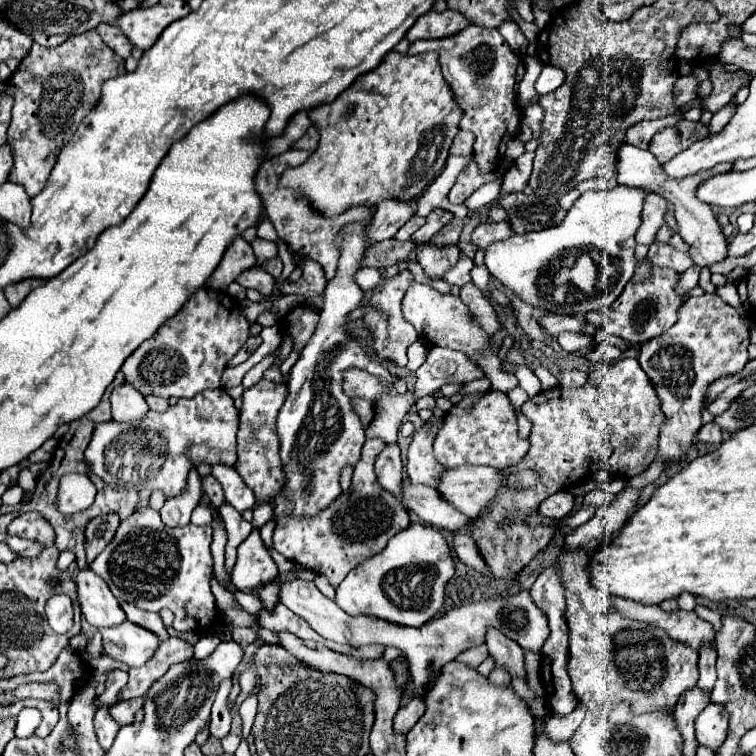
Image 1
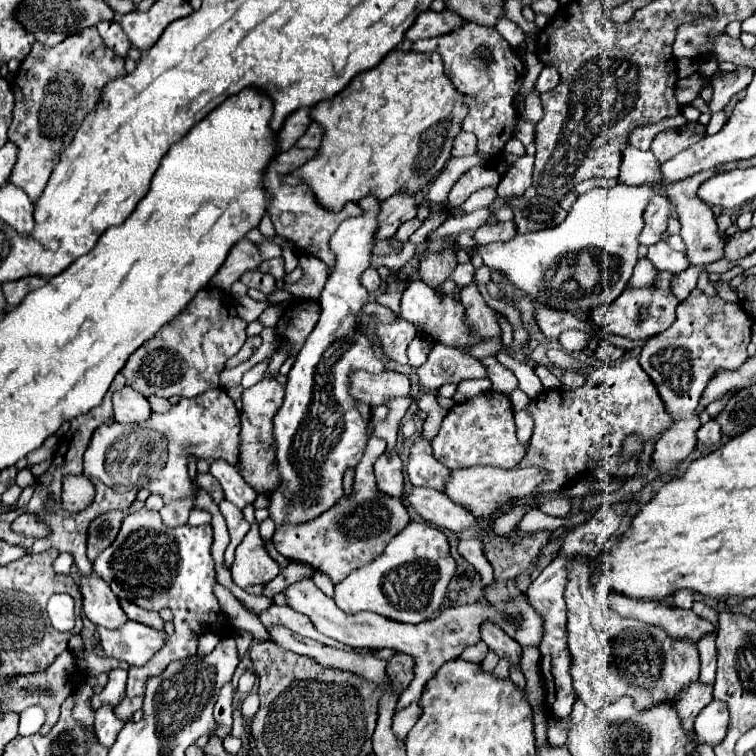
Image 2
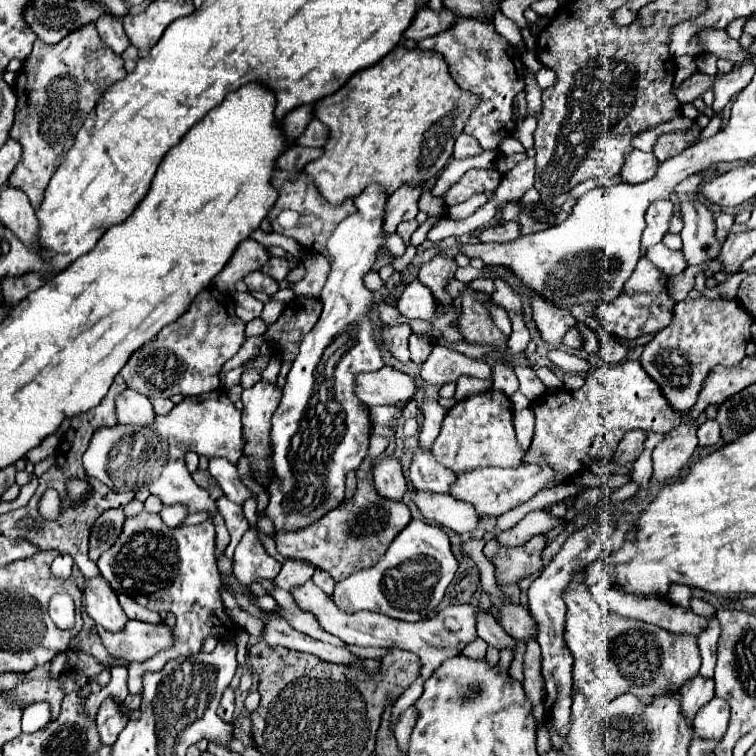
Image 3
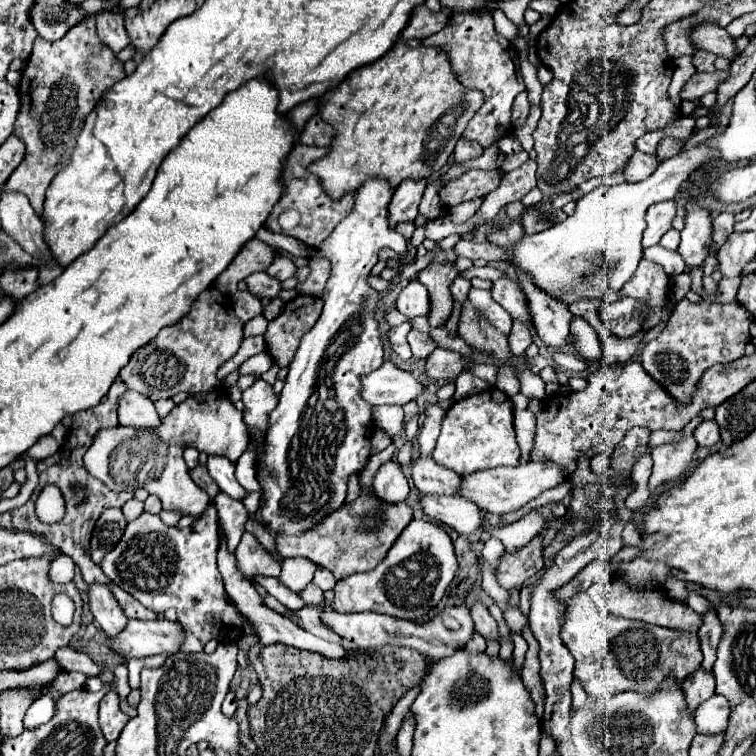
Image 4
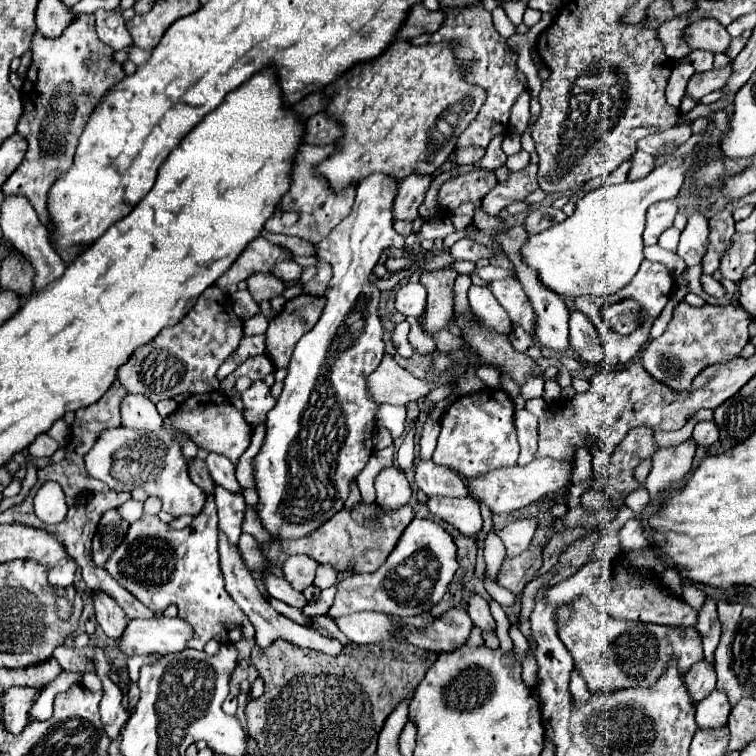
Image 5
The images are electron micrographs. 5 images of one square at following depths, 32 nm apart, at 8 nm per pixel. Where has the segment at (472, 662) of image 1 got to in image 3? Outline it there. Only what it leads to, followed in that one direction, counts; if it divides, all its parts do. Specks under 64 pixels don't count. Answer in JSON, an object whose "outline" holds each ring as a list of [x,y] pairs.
{"outline":[[[476,638],[474,642],[468,644],[462,654],[473,659],[481,659],[486,656],[486,651],[488,648],[488,644],[484,642],[481,638]]]}

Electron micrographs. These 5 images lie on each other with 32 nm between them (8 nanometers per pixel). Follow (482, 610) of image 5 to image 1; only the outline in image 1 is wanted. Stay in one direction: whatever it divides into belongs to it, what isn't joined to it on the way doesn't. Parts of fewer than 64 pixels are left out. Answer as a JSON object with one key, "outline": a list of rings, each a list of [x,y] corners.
{"outline":[[[490,628],[488,636],[486,636],[486,646],[490,656],[494,658],[494,666],[498,668],[506,668],[510,676],[520,676],[526,678],[526,668],[524,668],[524,650],[508,640],[504,634],[500,634],[498,630]]]}

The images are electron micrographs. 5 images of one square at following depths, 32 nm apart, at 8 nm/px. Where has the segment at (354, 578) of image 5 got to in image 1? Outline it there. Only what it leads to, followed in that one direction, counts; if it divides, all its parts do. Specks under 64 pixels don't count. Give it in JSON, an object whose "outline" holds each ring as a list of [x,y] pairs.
{"outline":[[[412,524],[410,528],[402,530],[394,538],[390,538],[390,542],[386,544],[386,548],[380,554],[372,556],[370,560],[364,560],[342,580],[342,584],[336,588],[336,604],[350,616],[368,614],[368,616],[384,620],[384,622],[420,628],[422,624],[432,620],[434,614],[442,608],[444,588],[446,588],[448,580],[452,578],[452,574],[454,574],[454,560],[450,556],[448,544],[442,538],[442,534],[428,524]]]}

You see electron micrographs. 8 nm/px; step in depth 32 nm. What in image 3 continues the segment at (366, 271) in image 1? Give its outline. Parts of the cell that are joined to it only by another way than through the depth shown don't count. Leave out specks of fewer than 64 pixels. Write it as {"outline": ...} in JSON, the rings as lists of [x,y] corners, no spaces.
{"outline":[[[370,270],[370,272],[366,272],[364,276],[364,284],[368,286],[368,290],[372,290],[372,292],[378,292],[378,290],[382,290],[384,288],[384,280],[378,276],[378,272],[374,272],[374,270]]]}

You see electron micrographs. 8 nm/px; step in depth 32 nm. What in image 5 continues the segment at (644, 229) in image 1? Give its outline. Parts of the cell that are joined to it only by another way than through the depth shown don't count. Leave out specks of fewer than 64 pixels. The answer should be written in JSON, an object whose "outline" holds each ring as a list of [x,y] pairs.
{"outline":[[[676,200],[656,202],[646,212],[646,230],[644,230],[644,246],[652,246],[658,242],[658,236],[668,230],[678,212]]]}

